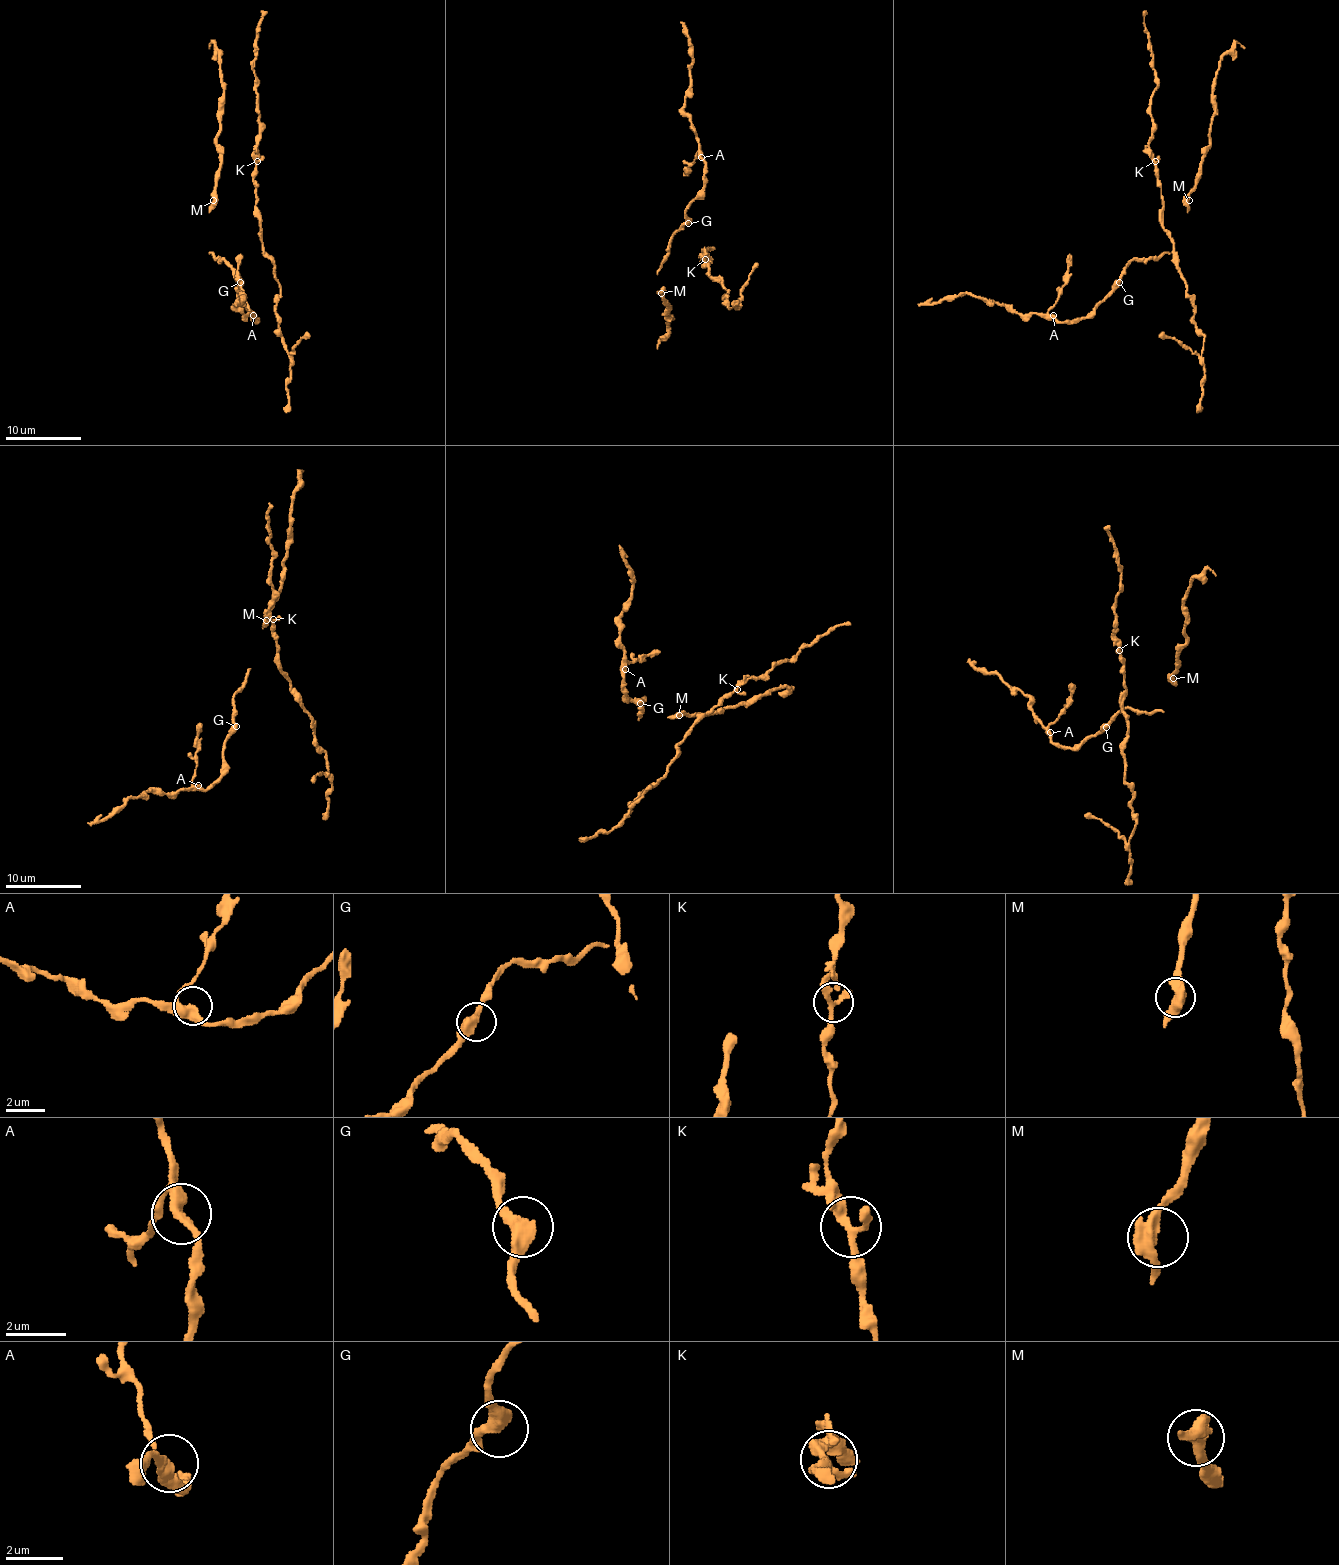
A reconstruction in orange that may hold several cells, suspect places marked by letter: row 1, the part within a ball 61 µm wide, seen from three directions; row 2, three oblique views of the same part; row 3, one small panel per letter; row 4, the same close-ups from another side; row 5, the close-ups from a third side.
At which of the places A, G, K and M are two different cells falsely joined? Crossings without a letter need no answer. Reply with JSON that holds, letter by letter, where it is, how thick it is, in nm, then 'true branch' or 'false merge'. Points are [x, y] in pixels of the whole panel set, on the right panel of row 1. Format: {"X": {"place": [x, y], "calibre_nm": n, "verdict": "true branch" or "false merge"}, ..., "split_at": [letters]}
{"A": {"place": [1053, 315], "calibre_nm": 320, "verdict": "true branch"}, "G": {"place": [1119, 282], "calibre_nm": 460, "verdict": "true branch"}, "K": {"place": [1155, 161], "calibre_nm": 240, "verdict": "true branch"}, "M": {"place": [1189, 200], "calibre_nm": 480, "verdict": "true branch"}, "split_at": []}

